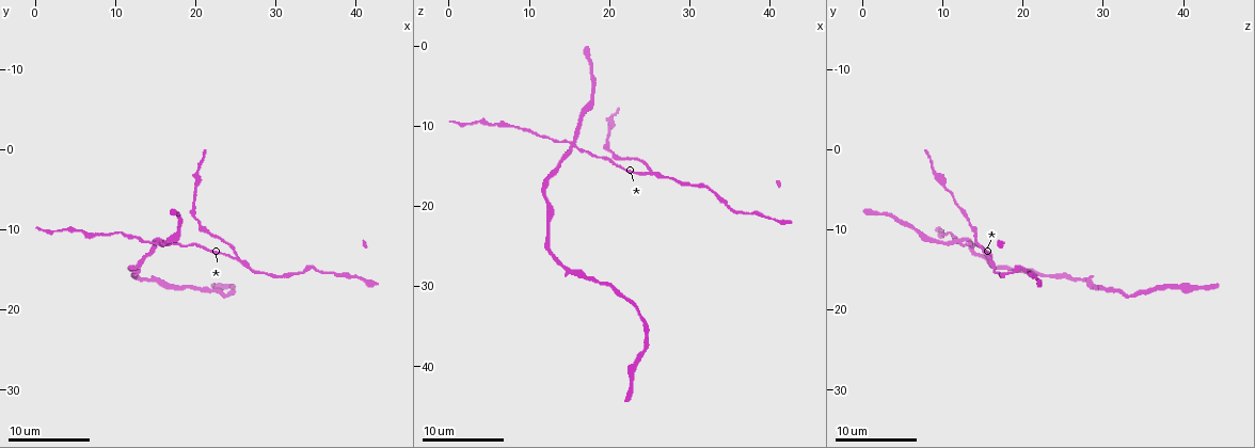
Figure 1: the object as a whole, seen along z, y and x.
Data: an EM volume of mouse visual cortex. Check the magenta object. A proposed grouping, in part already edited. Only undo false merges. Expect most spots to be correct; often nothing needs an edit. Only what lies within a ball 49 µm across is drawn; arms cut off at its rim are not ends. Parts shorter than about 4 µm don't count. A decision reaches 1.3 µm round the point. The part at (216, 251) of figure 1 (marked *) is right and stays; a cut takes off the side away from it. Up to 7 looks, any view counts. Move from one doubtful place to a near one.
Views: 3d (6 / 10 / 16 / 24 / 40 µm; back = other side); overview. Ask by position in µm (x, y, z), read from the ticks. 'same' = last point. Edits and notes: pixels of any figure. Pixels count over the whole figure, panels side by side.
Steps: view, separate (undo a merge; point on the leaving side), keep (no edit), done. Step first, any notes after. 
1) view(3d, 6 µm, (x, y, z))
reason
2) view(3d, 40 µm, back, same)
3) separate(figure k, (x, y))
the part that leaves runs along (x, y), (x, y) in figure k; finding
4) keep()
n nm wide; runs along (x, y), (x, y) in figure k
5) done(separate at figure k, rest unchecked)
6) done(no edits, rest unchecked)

view(3d, 10 µm, (25.4, 13.6, 15.8))
a fork

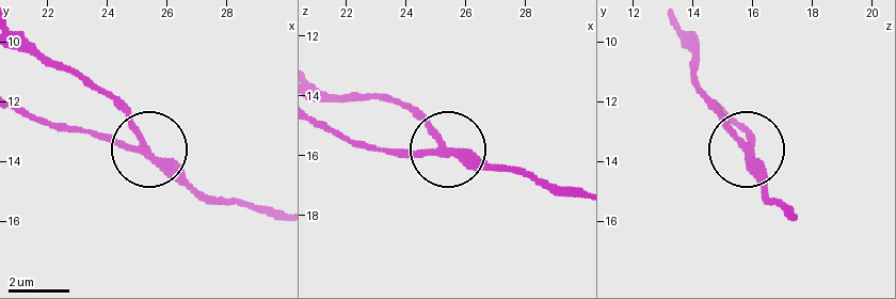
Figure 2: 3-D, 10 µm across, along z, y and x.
view(3d, 6 µm, (25.1, 13.4, 15.6))
closer look

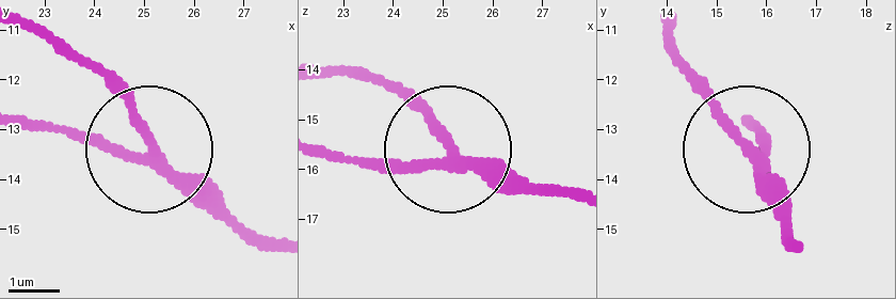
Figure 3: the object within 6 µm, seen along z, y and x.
keep()
3 arms; runs along (745, 117), (753, 151), (669, 53) in figure 3; one neuron here

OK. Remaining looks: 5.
view(3d, 16 µm, (8.0, 10.6, 10.0))
calibre changes

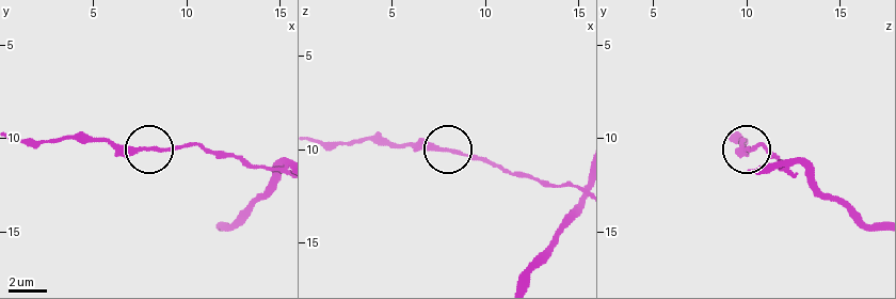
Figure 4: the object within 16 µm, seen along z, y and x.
keep()
runs along (575, 186), (546, 185), (451, 151), (386, 146) in figure 4; all the same neuron

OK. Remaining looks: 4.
view(3d, 10 µm, (15.4, 11.6, 12.2))
thin arm on a thick one

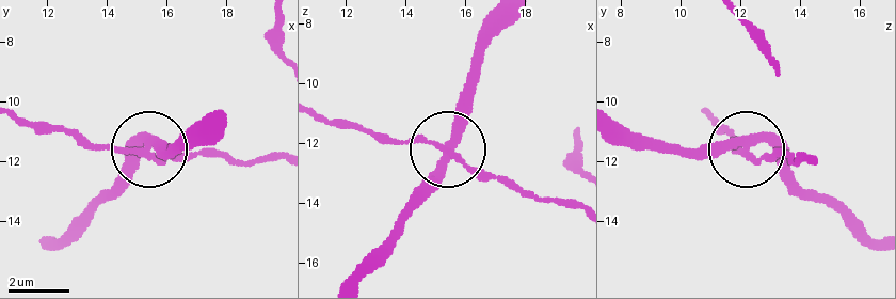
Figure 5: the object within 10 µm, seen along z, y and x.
separate(figure 5, (134, 168))
4 arms; the part that leaves runs along (147, 143), (56, 242) in figure 5; a second neuron is stuck on

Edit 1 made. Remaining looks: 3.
done(separate at figure 5, rest unchecked)

